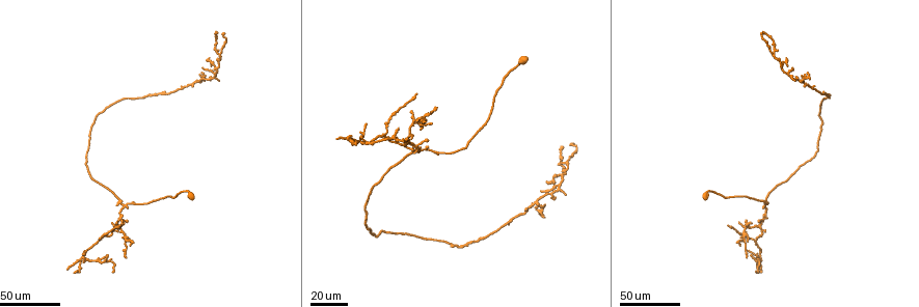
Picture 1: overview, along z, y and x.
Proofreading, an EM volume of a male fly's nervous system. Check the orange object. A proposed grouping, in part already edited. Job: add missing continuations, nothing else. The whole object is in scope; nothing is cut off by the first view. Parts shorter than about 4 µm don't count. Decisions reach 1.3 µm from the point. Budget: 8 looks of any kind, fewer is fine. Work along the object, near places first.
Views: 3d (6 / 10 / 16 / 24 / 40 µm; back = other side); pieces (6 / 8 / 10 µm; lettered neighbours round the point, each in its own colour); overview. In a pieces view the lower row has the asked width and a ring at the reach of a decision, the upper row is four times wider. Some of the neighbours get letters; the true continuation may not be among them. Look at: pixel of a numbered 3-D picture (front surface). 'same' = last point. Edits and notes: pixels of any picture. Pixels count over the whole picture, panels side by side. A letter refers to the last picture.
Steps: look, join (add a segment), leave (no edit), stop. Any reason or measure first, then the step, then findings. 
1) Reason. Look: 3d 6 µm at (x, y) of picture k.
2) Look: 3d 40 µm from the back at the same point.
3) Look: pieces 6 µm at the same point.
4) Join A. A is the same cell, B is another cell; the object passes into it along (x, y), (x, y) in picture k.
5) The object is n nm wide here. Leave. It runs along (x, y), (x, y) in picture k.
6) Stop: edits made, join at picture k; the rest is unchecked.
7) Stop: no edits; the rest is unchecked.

Look: 3d 24 µm at (201, 66) of picture 1.

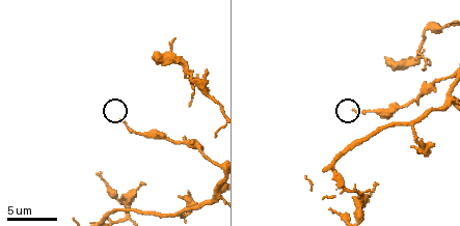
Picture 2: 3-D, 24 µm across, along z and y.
Look: pieces 8 µm at (123, 120) of picture 2.

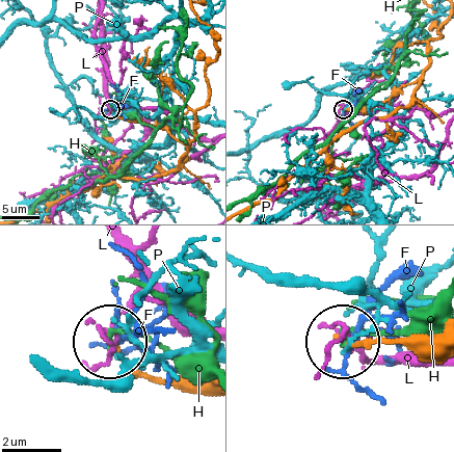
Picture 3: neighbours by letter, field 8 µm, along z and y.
Leave. F, H, L and P are other cells; no lettered segment goes on from it.

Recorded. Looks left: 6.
Branch stops here. Look: 3d 40 µm at (809, 77) of picture 1.

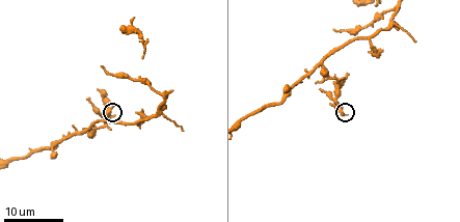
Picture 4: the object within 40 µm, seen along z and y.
What lies round it. Look: pieces 6 µm at (342, 116) of picture 4.

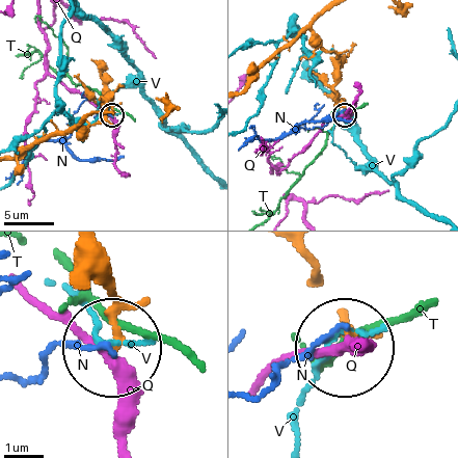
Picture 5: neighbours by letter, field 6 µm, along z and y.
Leave. N, Q, T and V are other cells; it runs along (93, 284), (113, 300), (116, 347) in picture 5; none of them fits.

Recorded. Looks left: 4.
Free end. Look: 3d 24 µm at (65, 269) of picture 1.

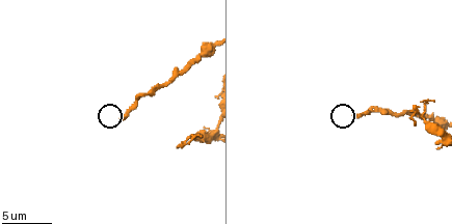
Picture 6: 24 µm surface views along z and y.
Look: pieces 8 µm at (354, 114) of picture 6.

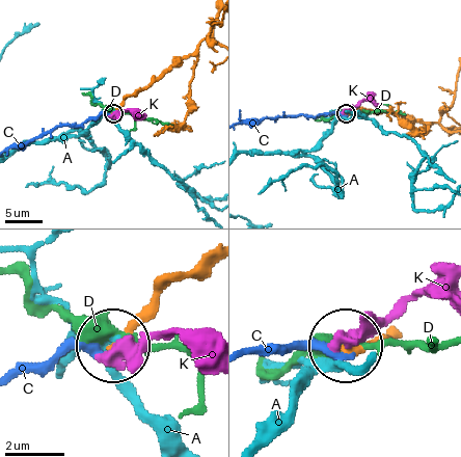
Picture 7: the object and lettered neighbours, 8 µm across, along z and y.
Join C. C is the same cell, A, D and K are other cells; it goes on there.

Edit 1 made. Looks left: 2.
Stop: edits made, join at picture 7; the rest is unchecked.

